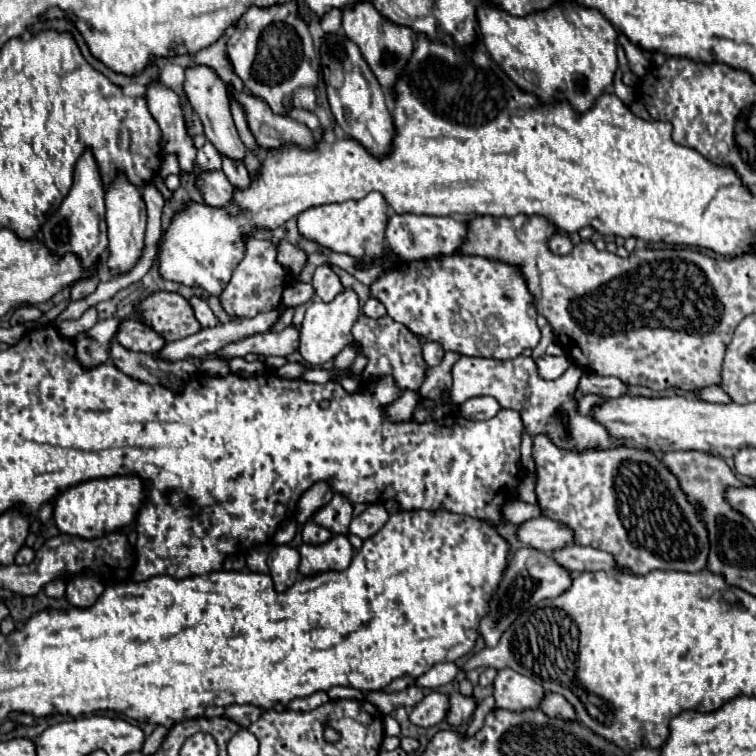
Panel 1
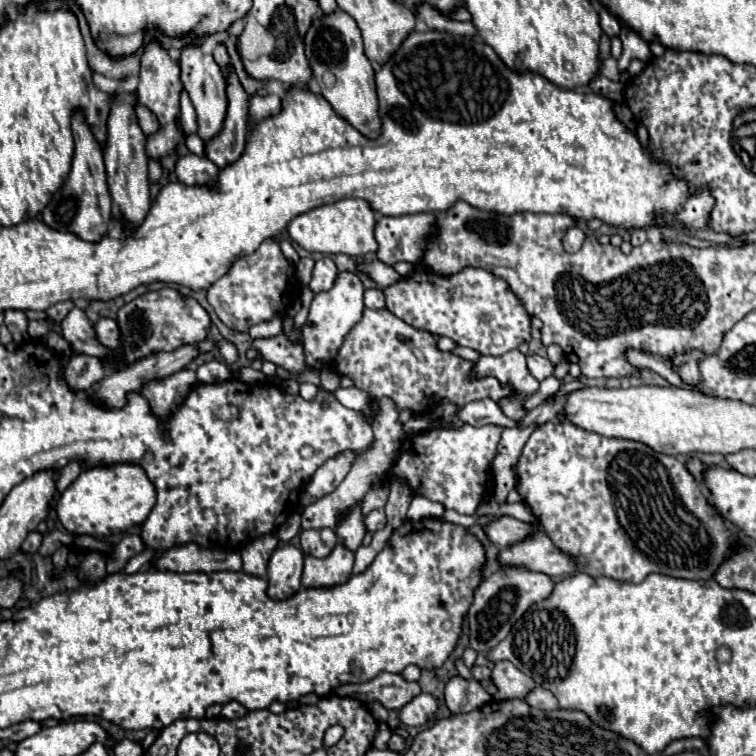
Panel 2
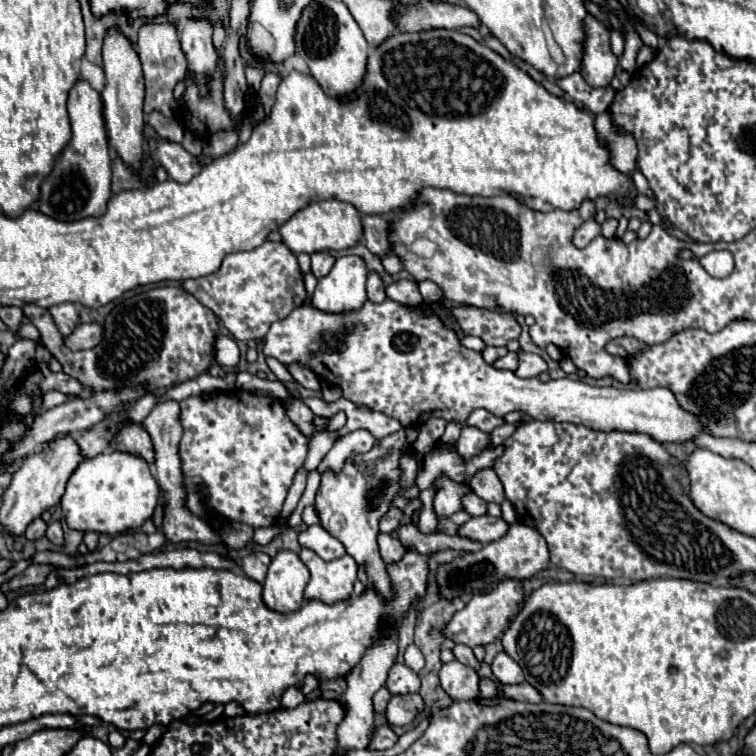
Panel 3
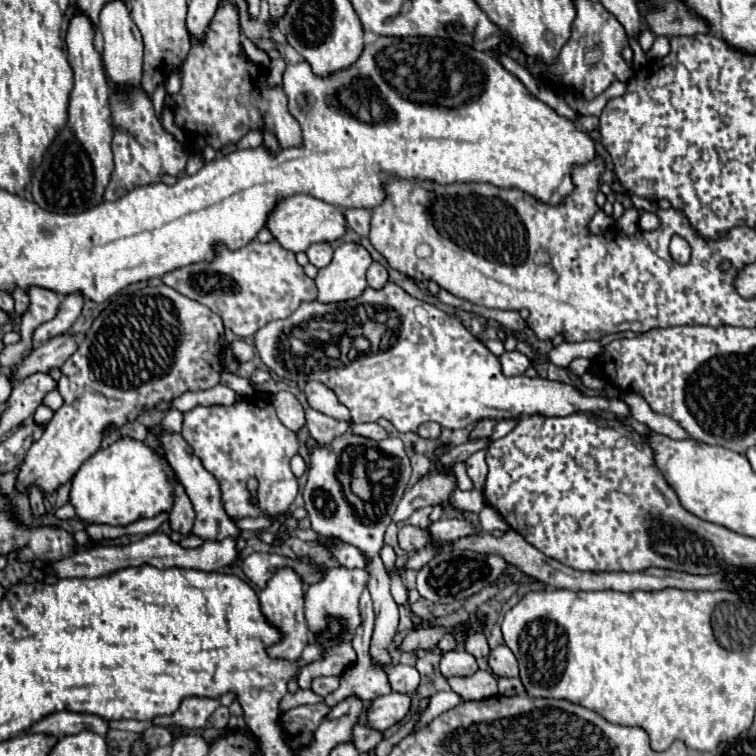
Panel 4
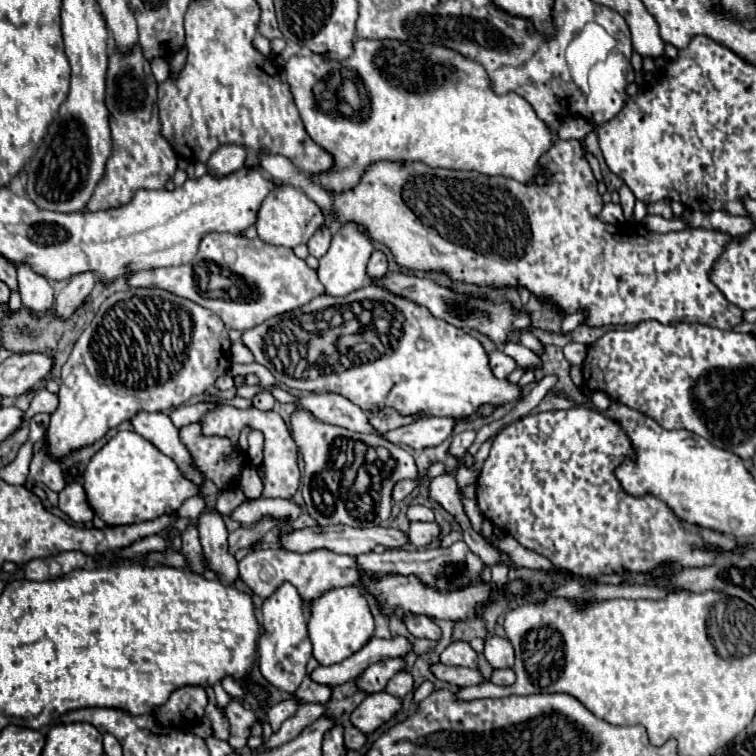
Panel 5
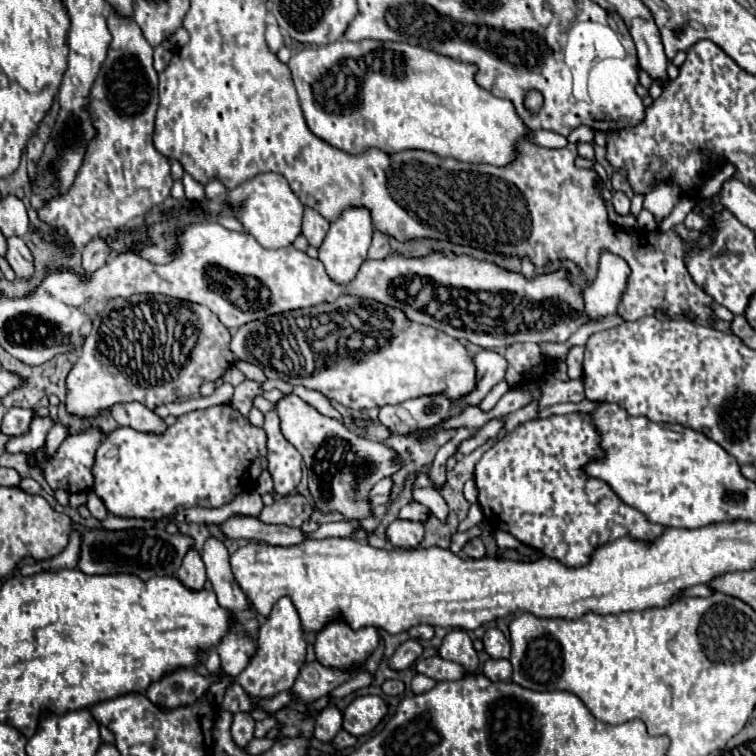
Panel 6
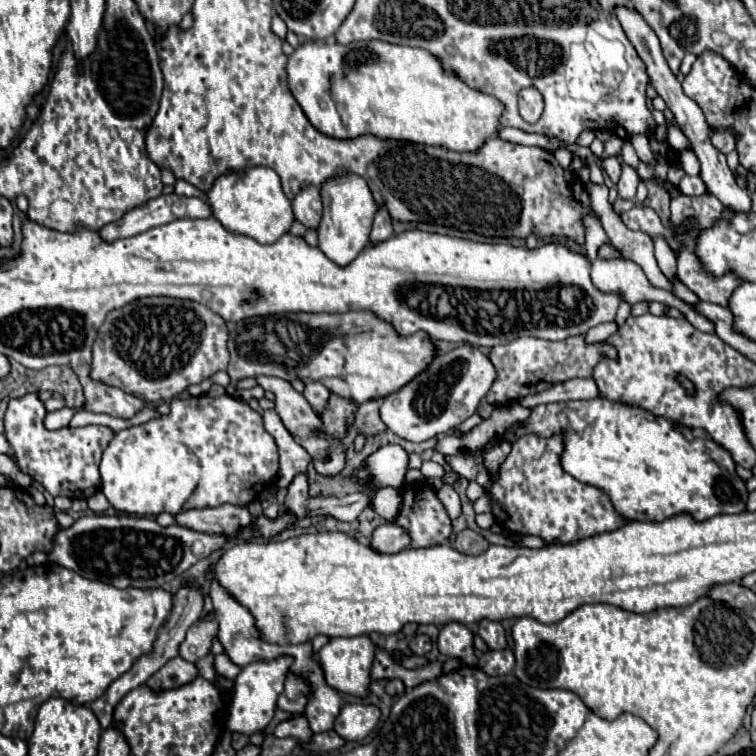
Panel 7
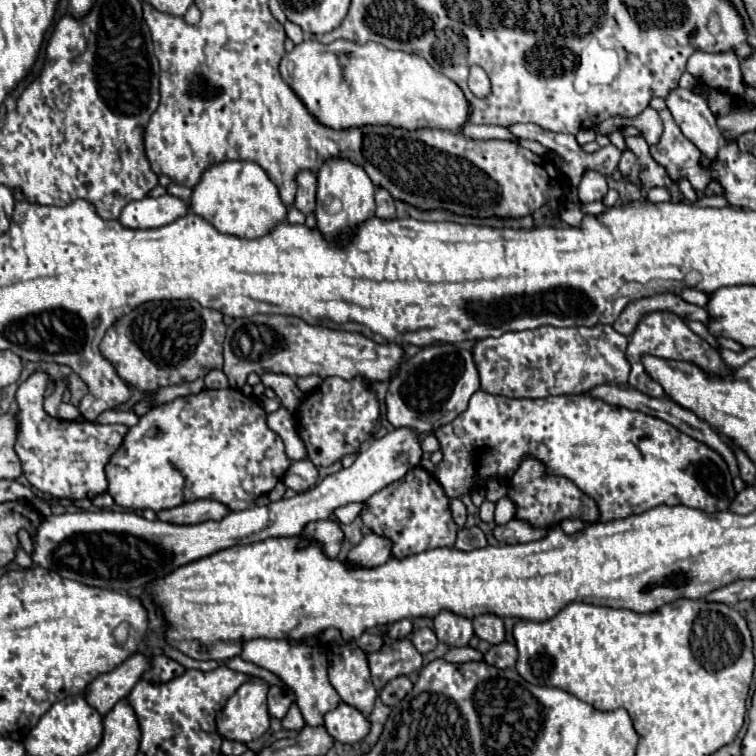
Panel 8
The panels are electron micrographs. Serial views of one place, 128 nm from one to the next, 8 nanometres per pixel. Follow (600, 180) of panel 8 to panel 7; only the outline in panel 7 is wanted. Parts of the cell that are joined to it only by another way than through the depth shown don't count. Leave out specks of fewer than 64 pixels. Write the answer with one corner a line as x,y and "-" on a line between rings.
586,184
586,188
588,188
590,196
592,196
592,208
594,208
594,212
600,216
602,226
604,226
604,230
606,230
606,234
608,234
608,238
610,238
612,246
614,246
618,252
622,252
628,260
634,260
638,266
642,266
642,270
644,270
644,274
648,276
650,284
654,284
654,286
658,286
658,288
664,288
664,290
674,292
680,300
684,300
684,302
688,302
688,304
698,304
698,302
700,302
700,298
698,298
690,288
686,288
686,286
684,286
684,284
680,284
678,280
676,280
676,282
670,282
670,280
664,276
664,272
658,268
658,262
656,262
656,258
654,258
652,238
650,238
646,232
634,232
634,230
628,230
628,228
622,224
622,220
620,220
620,218
618,218
618,214
614,212
612,204
608,202
608,188
606,188
604,184
602,184
602,186

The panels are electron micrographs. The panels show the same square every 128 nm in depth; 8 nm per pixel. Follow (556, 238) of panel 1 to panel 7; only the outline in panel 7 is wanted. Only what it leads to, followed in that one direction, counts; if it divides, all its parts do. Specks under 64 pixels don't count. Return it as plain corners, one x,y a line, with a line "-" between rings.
628,164
622,166
622,176
618,182
618,196
622,200
632,200
636,196
636,186
638,186
638,174
632,170

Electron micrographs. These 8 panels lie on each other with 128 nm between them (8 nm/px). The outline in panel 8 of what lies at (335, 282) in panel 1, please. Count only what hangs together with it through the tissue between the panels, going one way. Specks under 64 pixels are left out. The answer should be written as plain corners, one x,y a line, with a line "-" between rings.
312,172
298,174
298,192
294,206
304,214
312,214
316,210
316,174

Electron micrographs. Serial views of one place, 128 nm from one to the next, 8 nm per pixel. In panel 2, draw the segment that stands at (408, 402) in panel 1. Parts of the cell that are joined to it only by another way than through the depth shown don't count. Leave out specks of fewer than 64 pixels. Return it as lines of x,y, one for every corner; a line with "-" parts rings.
380,398
380,400
376,400
376,404
378,404
378,412
376,412
376,420
372,422
372,430
374,430
372,446
358,456
358,460
352,464
348,476
336,488
336,492
312,502
310,506
306,506
306,510
302,512
302,528
304,530
306,528
336,528
338,522
372,488
372,482
380,482
382,474
392,466
392,462
396,458
396,450
400,448
400,442
402,442
402,424
398,420
400,412
396,408
396,402
390,398

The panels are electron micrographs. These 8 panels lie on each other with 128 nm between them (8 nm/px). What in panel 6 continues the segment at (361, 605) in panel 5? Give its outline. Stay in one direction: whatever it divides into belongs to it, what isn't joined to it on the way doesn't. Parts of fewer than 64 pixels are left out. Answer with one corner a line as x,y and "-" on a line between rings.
342,618
330,620
320,632
316,632
314,652
320,664
332,668
348,668
362,664
378,646
378,630
364,626
352,630

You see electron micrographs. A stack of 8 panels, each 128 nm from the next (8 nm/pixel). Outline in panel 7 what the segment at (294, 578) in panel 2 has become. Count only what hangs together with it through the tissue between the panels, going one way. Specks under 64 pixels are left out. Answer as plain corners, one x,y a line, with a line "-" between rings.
278,656
270,662
252,662
242,668
238,678
234,680
234,700
228,712
226,728
232,732
242,732
242,734
254,734
258,730
264,730
276,710
276,700
280,692
284,690
284,682
288,676
288,670
292,666
294,658
292,656

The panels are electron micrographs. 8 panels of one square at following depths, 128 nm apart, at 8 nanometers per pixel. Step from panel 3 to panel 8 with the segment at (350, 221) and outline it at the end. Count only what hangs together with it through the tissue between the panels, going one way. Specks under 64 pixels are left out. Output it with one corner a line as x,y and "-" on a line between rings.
220,162
200,178
190,198
190,210
208,220
218,232
240,238
260,238
270,234
286,220
286,206
280,200
276,184
254,162

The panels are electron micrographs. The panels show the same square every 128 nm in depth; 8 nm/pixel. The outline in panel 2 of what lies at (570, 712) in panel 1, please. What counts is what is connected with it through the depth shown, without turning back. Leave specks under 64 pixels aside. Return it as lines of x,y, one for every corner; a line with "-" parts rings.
534,688
528,696
526,696
526,702
532,706
532,708
538,708
538,710
560,710
558,706
558,700
552,692
548,692
546,688

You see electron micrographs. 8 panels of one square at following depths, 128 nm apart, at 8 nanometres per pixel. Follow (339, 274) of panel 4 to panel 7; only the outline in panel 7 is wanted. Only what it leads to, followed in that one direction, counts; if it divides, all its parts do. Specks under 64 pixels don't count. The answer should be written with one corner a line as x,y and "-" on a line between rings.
344,174
328,180
322,190
322,202
324,202
324,216
318,228
318,248
324,252
326,258
330,258
338,266
348,266
368,244
368,234
372,228
372,220
376,214
376,202
372,200
370,188
360,176

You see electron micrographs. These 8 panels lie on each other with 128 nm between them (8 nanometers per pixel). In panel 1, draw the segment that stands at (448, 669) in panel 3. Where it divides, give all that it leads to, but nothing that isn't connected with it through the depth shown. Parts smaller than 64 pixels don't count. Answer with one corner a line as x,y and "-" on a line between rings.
452,694
450,696
450,710
448,710
448,724
458,728
458,726
464,726
470,722
472,714
474,714
474,708
476,708
476,700
474,698
464,698
460,694

